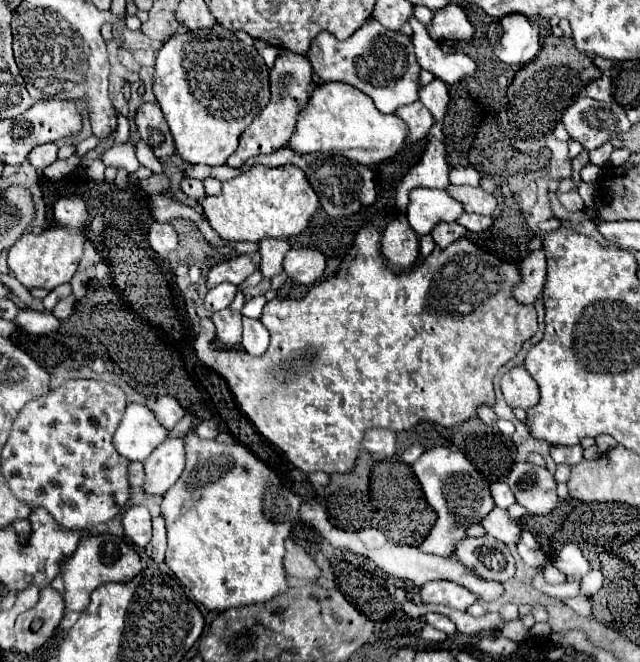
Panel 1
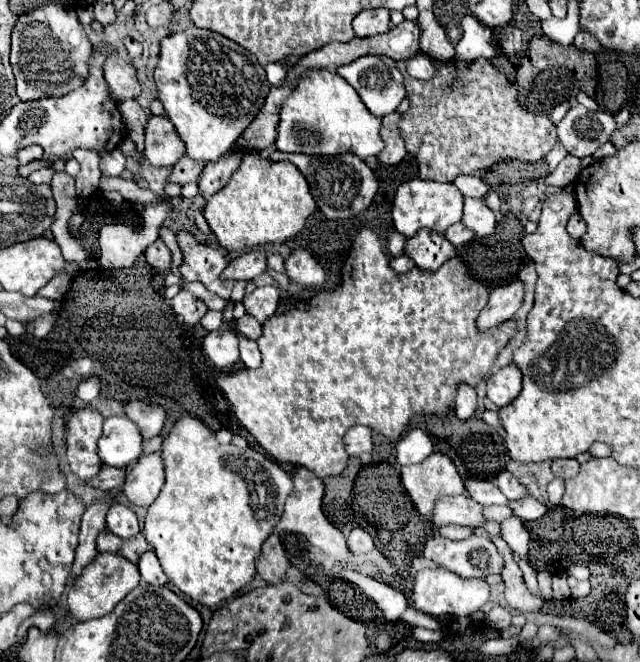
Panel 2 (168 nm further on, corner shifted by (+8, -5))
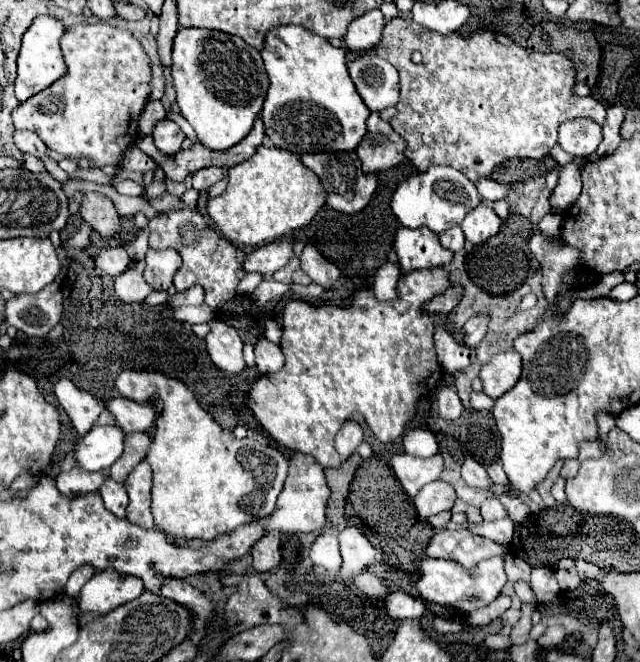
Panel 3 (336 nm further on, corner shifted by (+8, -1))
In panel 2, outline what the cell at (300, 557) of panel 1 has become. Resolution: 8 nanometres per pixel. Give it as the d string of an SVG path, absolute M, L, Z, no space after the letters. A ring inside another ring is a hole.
M272 533L268 537L268 541L264 543L262 555L258 557L256 571L266 583L280 583L280 581L284 581L284 575L286 575L288 567L290 567L290 561L288 561L288 557L282 549L282 543Z

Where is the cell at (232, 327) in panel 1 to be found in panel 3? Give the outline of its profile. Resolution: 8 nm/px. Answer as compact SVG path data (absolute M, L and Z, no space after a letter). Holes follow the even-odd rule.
M218 319L208 321L210 325L210 333L206 337L206 347L208 347L208 355L214 361L214 365L230 375L238 375L246 369L246 361L244 361L244 341L240 339L238 331Z

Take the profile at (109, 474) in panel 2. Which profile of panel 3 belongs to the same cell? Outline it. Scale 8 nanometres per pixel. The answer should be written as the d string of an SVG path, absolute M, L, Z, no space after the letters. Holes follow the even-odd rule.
M74 467L56 477L56 487L66 497L78 497L92 491L98 491L104 483L104 473L88 473L80 467Z

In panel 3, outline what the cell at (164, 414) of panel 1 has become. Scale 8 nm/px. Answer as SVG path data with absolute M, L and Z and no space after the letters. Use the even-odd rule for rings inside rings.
M110 399L106 401L106 409L114 415L116 425L124 429L124 433L148 431L156 421L156 411L150 403L136 403L132 399Z

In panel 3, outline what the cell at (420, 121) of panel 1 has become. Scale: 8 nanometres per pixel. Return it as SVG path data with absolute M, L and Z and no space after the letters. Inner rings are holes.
M370 113L364 141L360 141L354 151L360 157L364 173L380 173L396 167L404 159L404 149L406 141L390 127L390 123L380 119L380 113Z

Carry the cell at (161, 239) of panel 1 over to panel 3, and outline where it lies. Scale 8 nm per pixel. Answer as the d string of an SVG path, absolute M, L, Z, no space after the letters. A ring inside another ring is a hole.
M148 249L144 279L154 291L168 291L180 265L182 261L176 249L162 249L162 251Z

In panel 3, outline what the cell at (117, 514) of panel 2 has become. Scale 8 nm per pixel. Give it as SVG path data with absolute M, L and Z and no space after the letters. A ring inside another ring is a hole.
M106 475L104 485L98 489L98 493L108 511L112 511L116 517L124 517L126 507L128 507L128 495L126 495L126 489L122 483L118 483L110 475Z

